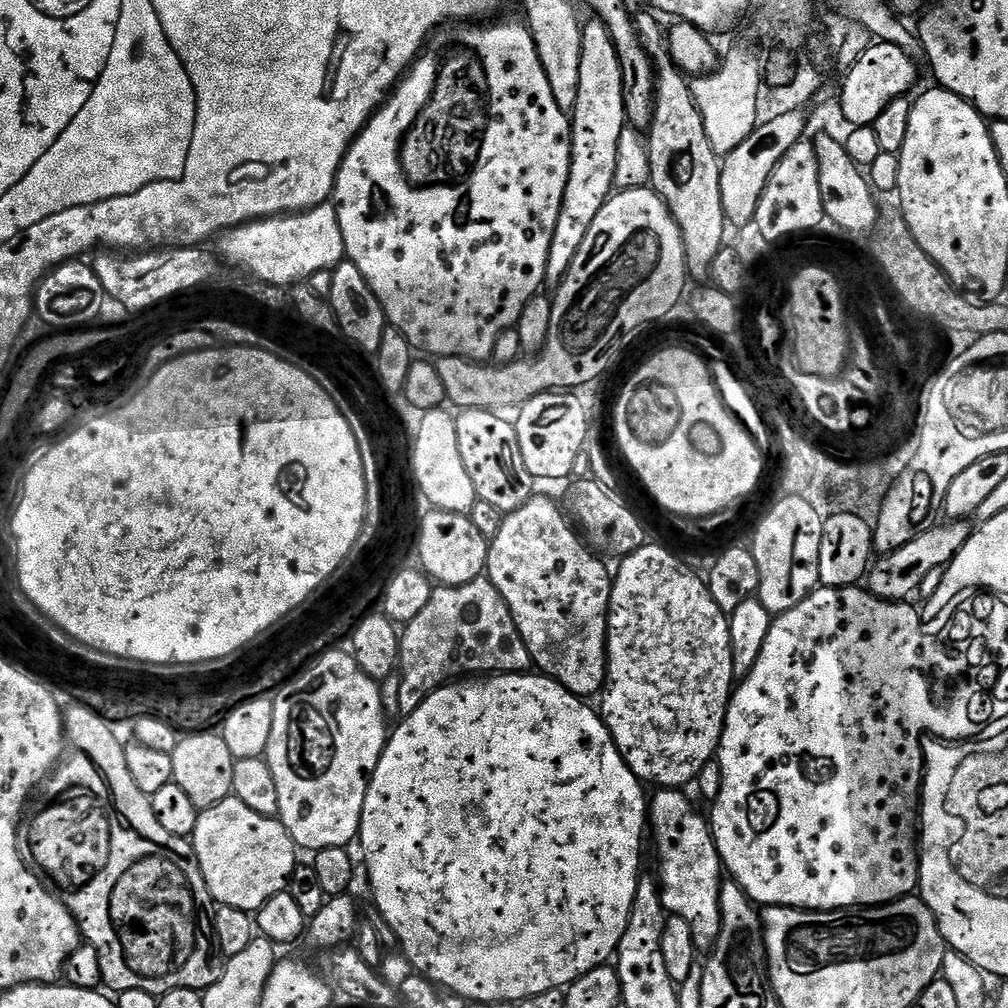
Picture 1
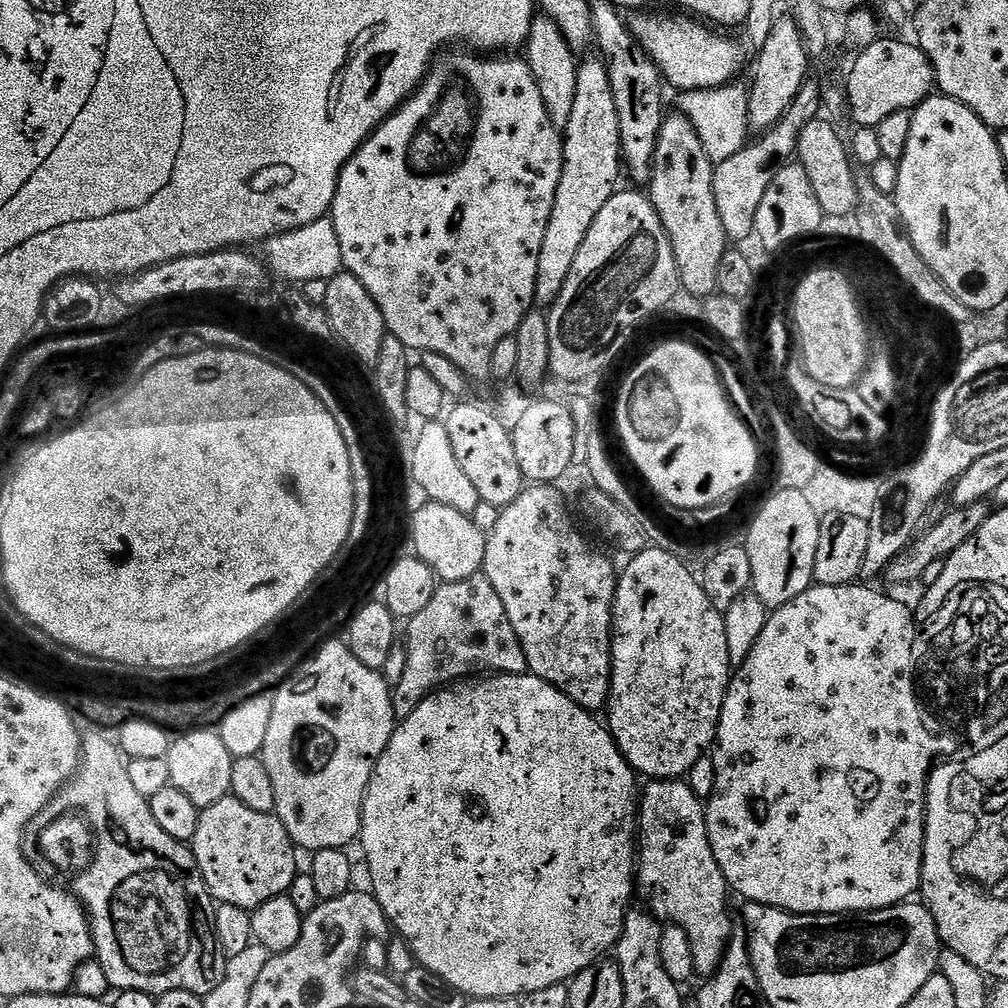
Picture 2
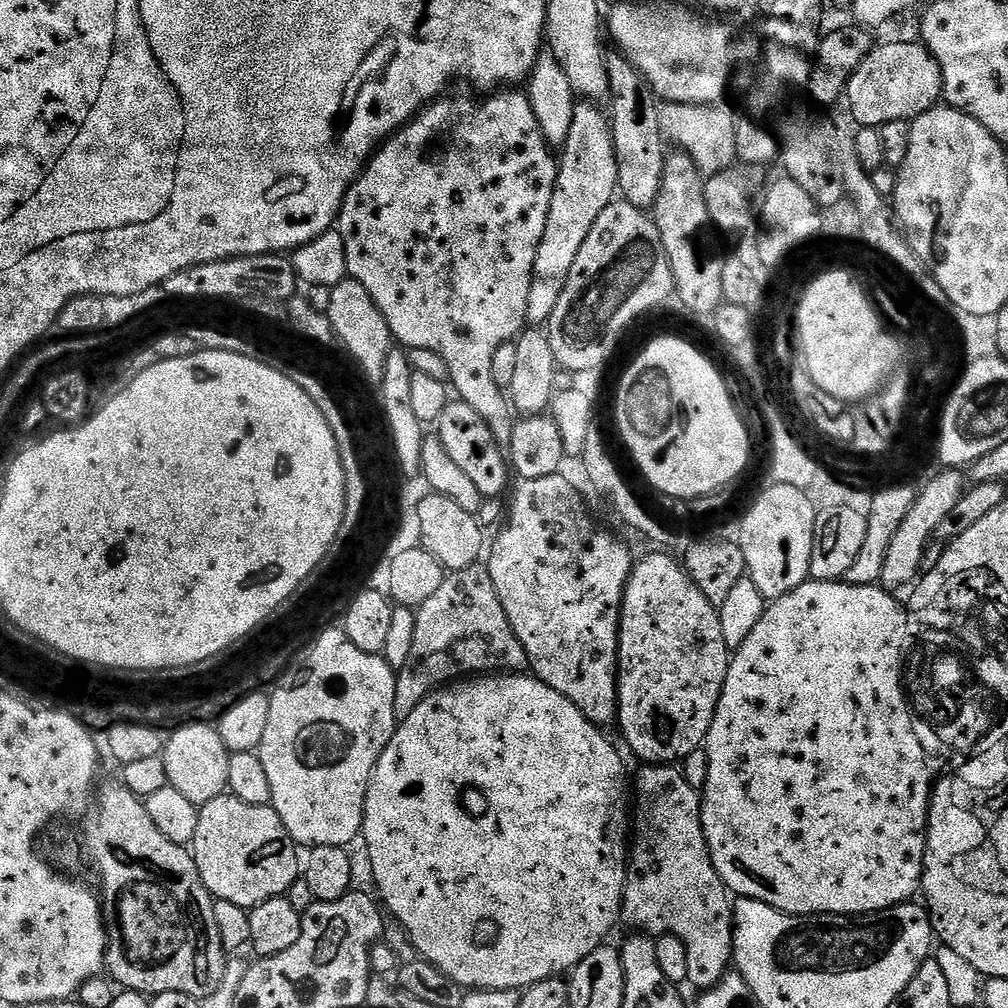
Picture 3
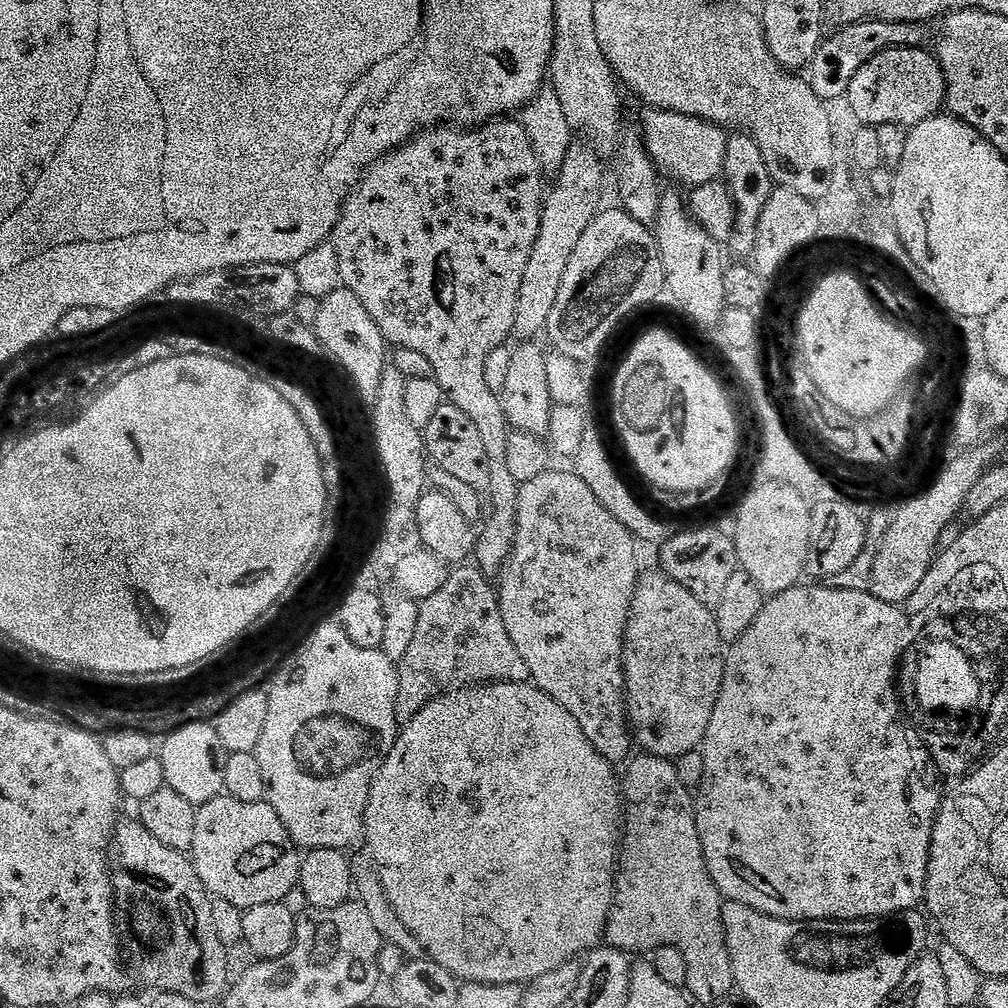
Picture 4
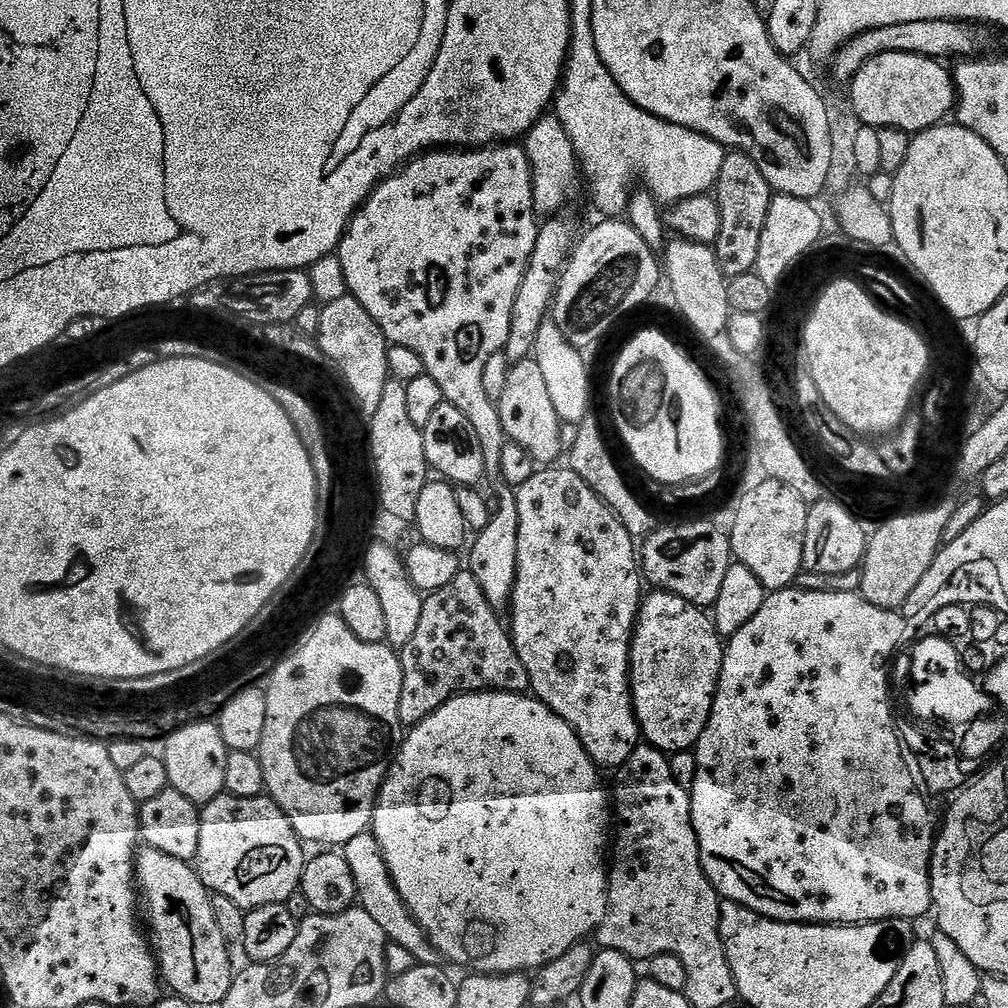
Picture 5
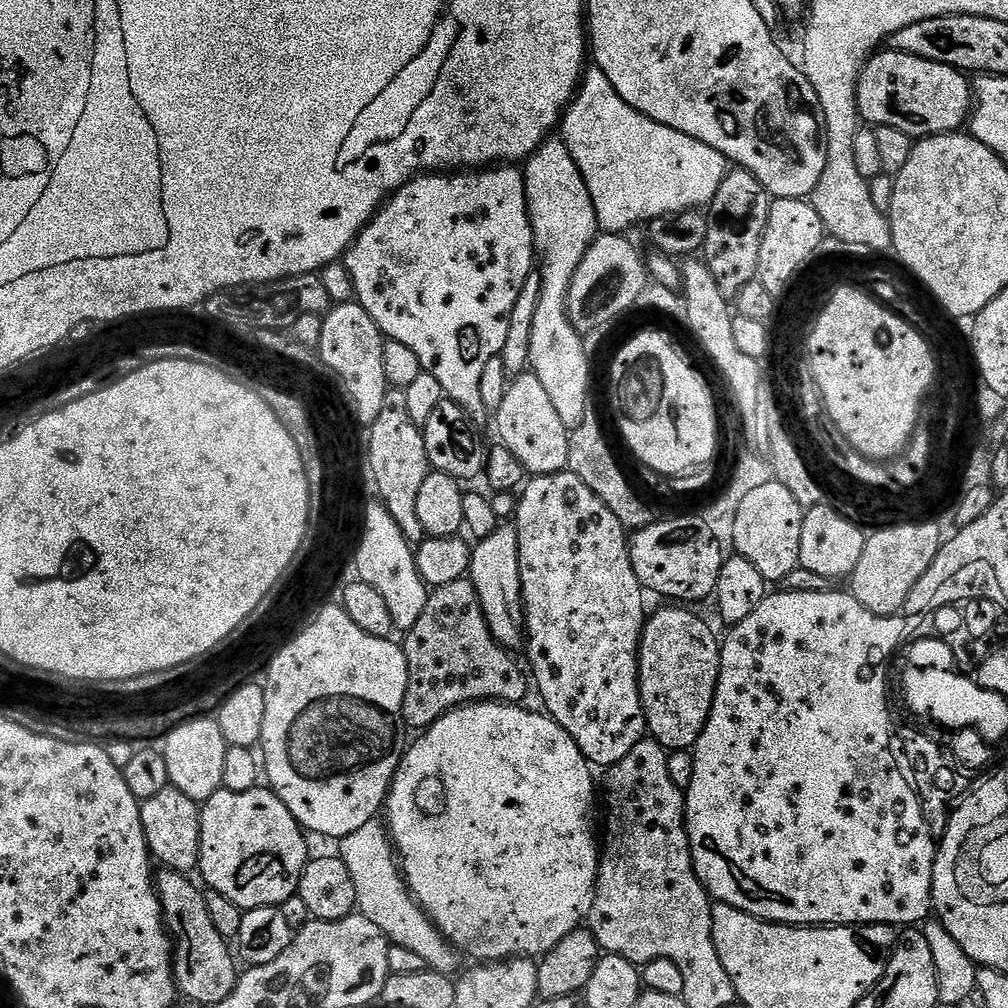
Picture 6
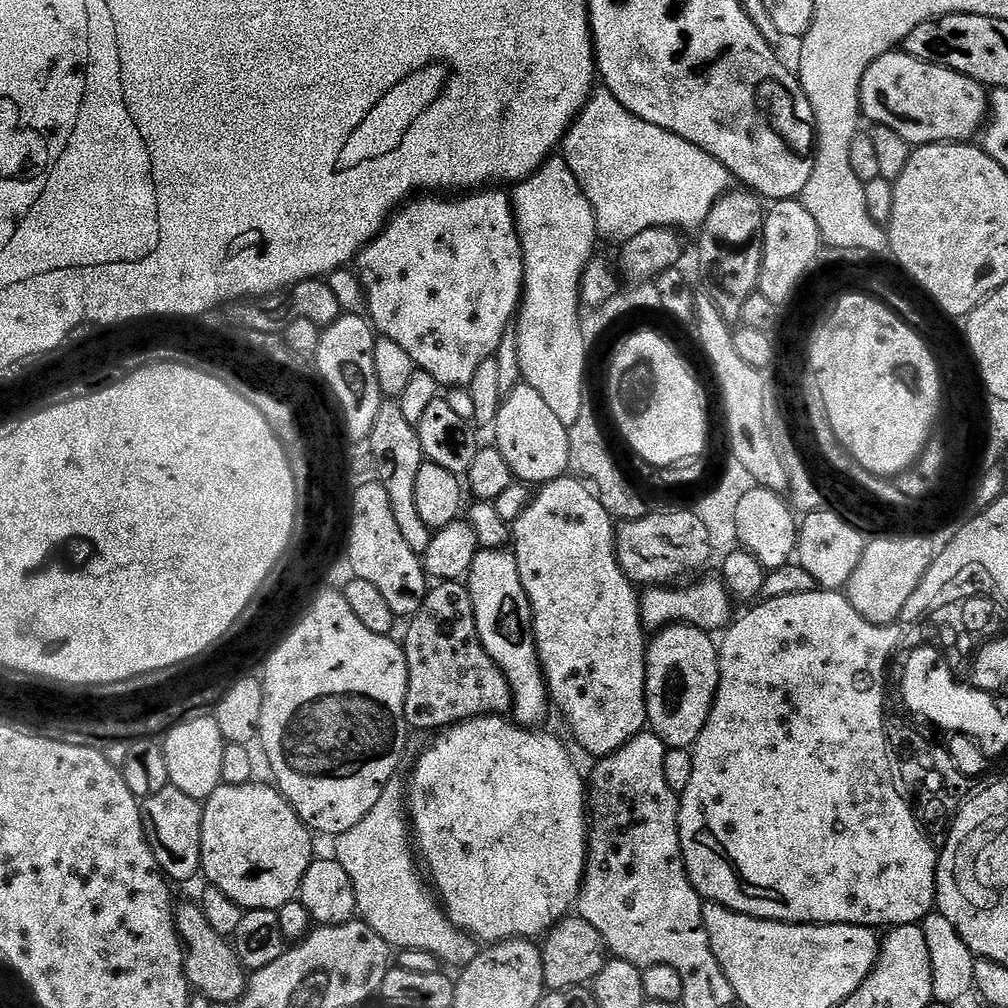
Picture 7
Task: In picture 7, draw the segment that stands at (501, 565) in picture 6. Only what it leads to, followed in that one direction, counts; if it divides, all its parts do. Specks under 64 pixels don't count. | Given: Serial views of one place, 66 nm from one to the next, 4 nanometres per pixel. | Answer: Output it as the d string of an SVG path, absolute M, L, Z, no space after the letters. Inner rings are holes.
M480 548L466 577L466 587L474 606L474 622L478 626L478 638L482 638L482 646L486 646L486 654L494 658L494 662L506 674L506 682L510 682L512 691L512 711L515 723L529 729L535 729L548 716L550 701L548 687L544 682L544 671L540 668L540 659L536 653L536 639L532 637L532 607L526 598L526 590L522 586L522 578L518 574L518 562L515 551L503 548Z

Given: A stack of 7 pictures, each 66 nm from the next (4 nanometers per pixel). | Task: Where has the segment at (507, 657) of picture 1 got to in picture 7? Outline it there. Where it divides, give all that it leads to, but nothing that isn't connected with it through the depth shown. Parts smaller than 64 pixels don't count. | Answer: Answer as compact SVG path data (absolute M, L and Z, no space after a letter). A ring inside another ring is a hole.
M440 582L429 587L428 597L407 621L408 633L402 639L404 657L408 667L408 685L406 686L406 706L404 717L409 729L420 732L439 733L464 720L473 720L479 716L507 717L512 711L512 691L506 674L486 654L482 638L478 638L478 626L474 622L474 606L467 587L460 582Z

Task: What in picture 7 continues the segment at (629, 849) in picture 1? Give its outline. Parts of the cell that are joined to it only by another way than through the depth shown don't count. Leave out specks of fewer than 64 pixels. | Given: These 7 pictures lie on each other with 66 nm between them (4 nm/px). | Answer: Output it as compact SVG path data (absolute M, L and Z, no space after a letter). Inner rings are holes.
M479 716L473 720L464 720L443 729L433 739L437 740L417 758L416 765L412 768L412 777L406 783L406 815L414 837L414 848L423 867L424 864L428 867L426 876L438 897L438 903L455 928L484 946L500 944L503 940L532 940L543 937L559 920L573 911L574 905L580 899L580 881L586 859L586 837L590 819L586 807L586 780L585 777L580 777L567 746L558 737L540 731L544 730L529 730L502 716Z

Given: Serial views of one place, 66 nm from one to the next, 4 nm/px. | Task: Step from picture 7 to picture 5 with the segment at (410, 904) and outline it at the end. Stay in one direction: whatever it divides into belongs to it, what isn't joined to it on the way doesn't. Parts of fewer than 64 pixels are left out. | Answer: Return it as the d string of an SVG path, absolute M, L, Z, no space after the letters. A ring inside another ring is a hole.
M371 831L358 834L358 838L350 838L350 842L346 842L342 846L342 855L354 873L357 901L365 908L366 914L372 915L374 922L378 922L378 926L382 926L389 941L403 946L409 954L414 954L418 964L440 964L442 960L440 952L428 941L428 936L422 930L420 923L408 913L408 907L402 902L402 898L386 870L380 847L377 846Z

